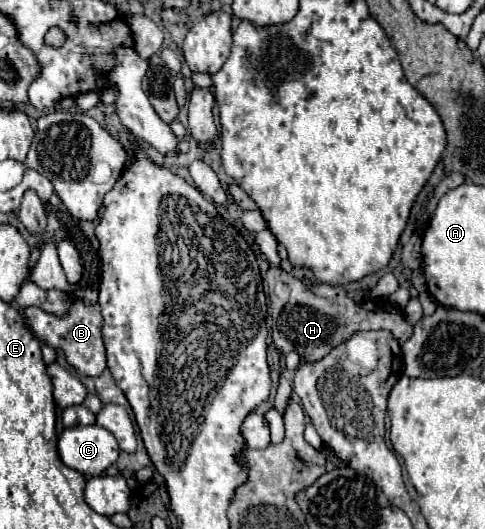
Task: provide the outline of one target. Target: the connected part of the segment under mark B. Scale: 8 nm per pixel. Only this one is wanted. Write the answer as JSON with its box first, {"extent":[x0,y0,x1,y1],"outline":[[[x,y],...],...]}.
{"extent":[22,301,106,377],"outline":[[[74,301],[66,317],[56,317],[36,307],[28,307],[26,311],[22,311],[22,315],[26,317],[26,323],[34,331],[34,335],[56,351],[62,351],[66,355],[66,361],[76,367],[80,375],[94,377],[106,369],[106,347],[102,341],[104,317],[98,305],[84,305],[82,301]]]}

